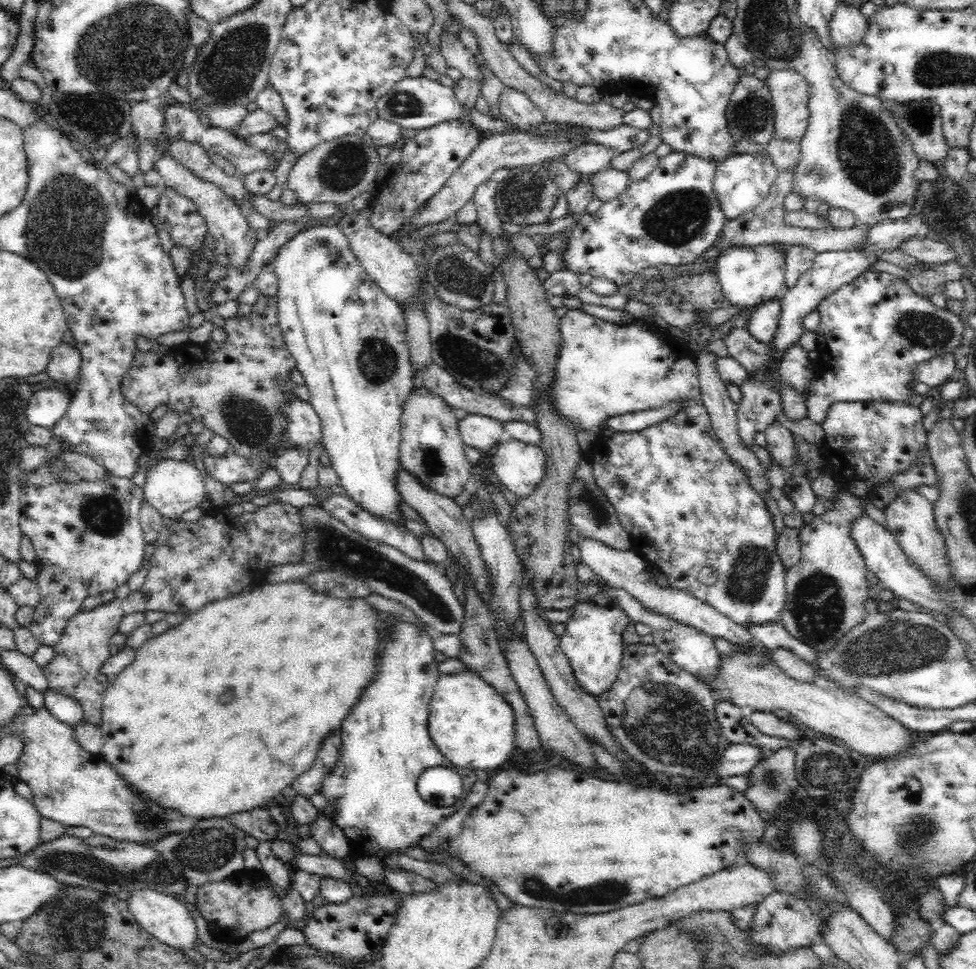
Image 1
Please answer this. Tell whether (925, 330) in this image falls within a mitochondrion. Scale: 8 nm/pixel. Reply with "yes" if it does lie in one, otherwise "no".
yes

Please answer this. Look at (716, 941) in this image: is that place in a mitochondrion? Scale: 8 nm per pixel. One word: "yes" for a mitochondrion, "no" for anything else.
yes

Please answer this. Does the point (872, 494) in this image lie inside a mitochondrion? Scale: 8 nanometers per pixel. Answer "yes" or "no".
no

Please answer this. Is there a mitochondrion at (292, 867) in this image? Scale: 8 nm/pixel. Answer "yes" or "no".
no

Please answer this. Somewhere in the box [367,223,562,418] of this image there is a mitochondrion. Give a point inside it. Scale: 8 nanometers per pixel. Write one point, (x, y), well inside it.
(470, 365)

